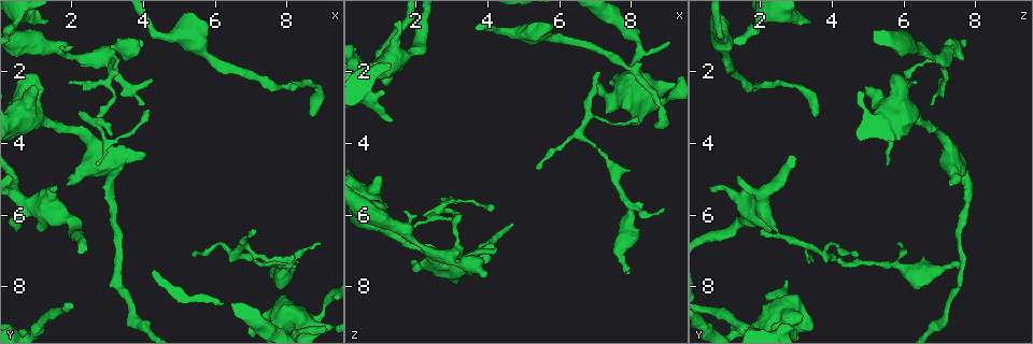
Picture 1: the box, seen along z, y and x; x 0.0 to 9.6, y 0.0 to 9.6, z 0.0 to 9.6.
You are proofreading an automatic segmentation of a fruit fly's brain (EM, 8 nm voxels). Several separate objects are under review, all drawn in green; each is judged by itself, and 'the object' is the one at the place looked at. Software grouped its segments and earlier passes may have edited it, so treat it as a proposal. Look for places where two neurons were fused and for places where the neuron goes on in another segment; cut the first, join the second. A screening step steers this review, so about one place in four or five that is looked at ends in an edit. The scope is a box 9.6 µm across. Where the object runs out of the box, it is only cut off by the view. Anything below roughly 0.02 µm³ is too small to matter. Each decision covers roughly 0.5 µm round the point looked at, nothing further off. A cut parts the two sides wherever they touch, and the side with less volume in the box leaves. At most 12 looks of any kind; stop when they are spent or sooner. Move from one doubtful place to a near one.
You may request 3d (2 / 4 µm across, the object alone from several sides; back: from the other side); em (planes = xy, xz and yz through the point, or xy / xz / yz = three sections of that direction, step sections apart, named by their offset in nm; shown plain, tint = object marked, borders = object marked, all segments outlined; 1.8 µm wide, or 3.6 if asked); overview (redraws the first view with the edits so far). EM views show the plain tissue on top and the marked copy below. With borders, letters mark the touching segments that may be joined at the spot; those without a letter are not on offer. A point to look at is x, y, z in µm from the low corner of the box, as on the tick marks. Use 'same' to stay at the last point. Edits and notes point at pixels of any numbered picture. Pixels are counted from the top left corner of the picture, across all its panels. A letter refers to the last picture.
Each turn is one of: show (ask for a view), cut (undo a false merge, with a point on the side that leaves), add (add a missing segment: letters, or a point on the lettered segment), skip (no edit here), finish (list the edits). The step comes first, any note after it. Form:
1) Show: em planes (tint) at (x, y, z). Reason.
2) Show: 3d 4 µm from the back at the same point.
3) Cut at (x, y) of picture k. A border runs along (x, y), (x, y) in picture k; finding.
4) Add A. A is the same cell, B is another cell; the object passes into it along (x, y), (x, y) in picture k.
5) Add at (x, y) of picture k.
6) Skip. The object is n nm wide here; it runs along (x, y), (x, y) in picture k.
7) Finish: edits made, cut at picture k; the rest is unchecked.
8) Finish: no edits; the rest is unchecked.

Show: 3d 2 µm at (4.05, 4.25, 7.15). Free end.

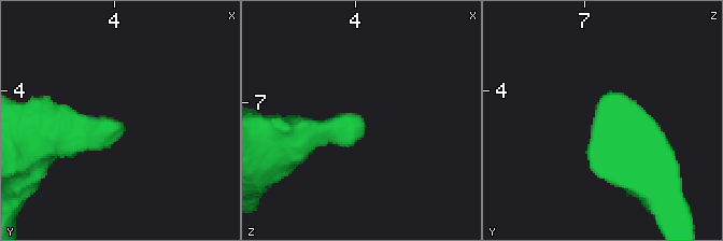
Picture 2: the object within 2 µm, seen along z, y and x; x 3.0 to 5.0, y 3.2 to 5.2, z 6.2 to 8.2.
Show: em xz step 16 (tint) at (4.04, 4.26, 7.16). Now the EM.

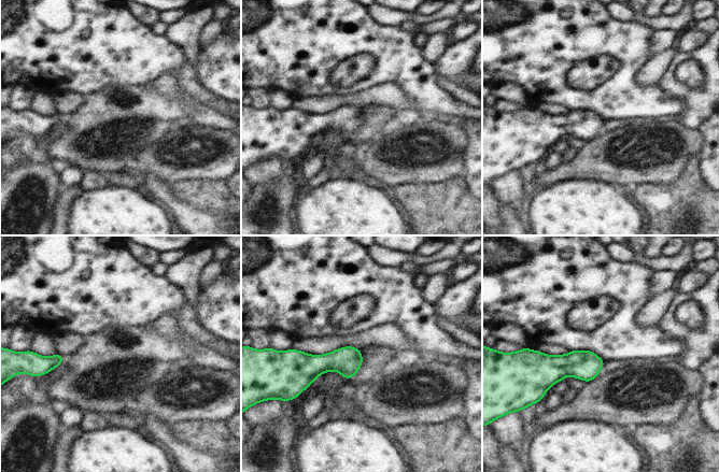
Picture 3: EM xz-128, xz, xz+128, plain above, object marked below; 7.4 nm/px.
Show: em xy step 8 (borders) at the same point. Cut it another way.

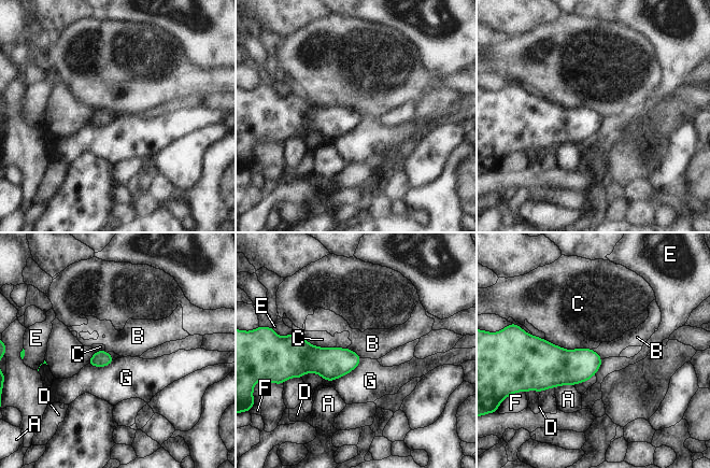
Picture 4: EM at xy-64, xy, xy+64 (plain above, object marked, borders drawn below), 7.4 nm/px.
Skip. A, B, C, D, E, F and G are other cells; no lettered segment goes on from it.

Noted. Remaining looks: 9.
Show: 3d 2 µm at (2.20, 3.10, 6.05). An open end.

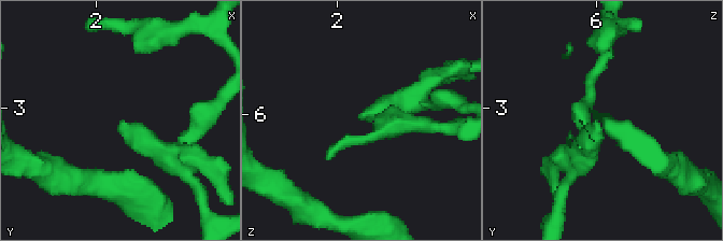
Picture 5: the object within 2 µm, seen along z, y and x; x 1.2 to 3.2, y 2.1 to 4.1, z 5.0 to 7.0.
Show: em yz step 4 (tint) at (2.20, 3.12, 6.02).

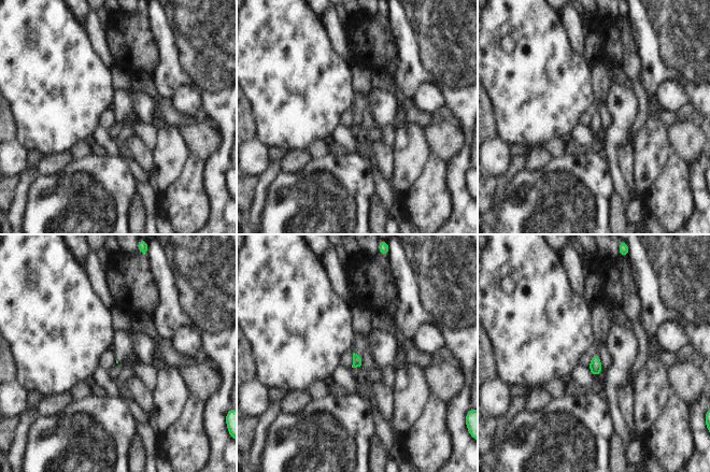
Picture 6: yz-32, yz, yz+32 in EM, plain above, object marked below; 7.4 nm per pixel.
Show: em planes (borders) at the same point. Another direction.

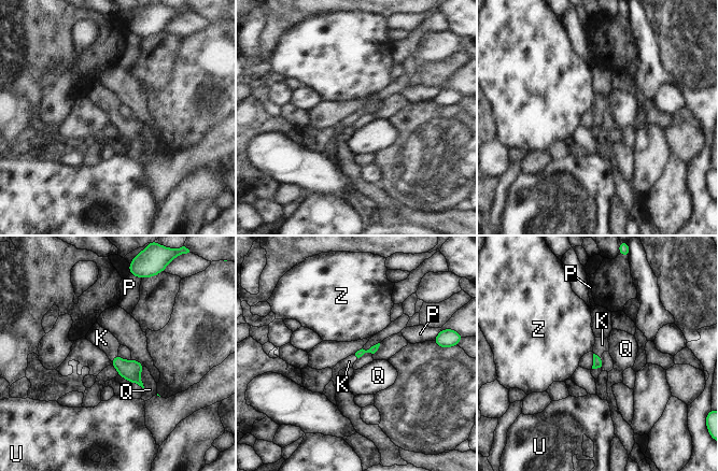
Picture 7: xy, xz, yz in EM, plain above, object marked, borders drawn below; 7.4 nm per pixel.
Add K. The longest contact is with Q, 180 nm; K is the same cell, P, Q, U and Z are other cells; the object passes into it along (130, 370), (113, 358), (101, 338) in picture 7; the neuron continues.

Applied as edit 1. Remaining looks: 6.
Show: em xy step 16 (tint) at (1.55, 5.25, 0.60). Branch stops here.

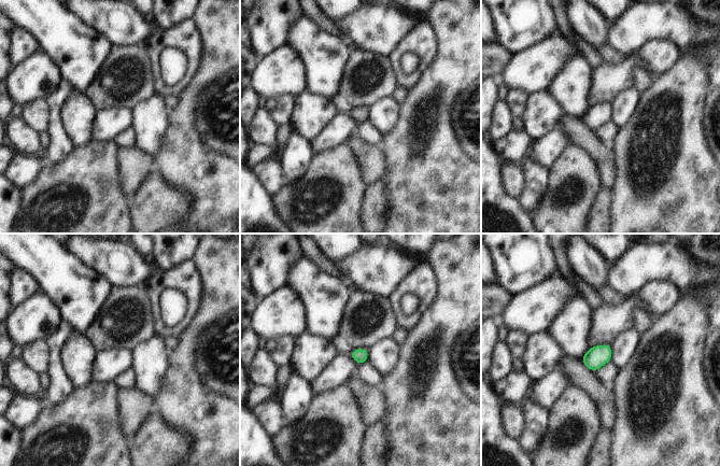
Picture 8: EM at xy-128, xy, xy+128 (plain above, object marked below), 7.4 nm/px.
Show: em planes (borders) at the same point. Cut it another way.

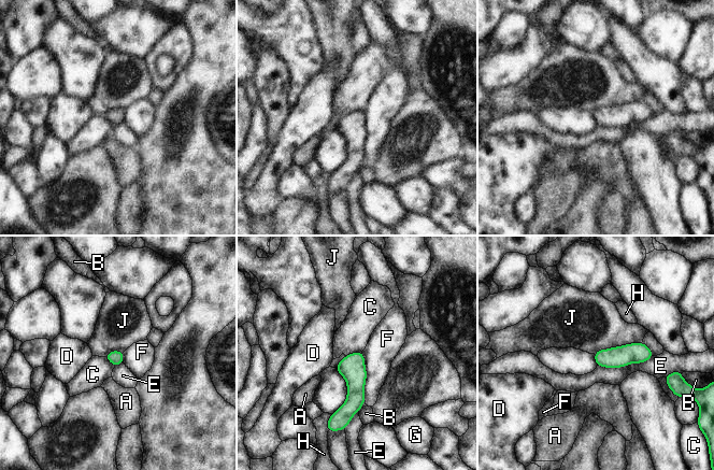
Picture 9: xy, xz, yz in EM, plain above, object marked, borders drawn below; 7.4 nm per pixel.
Skip. The object is 110 nm wide here; A, B, C, D, E, F, G, H and J are other cells; none of them fits.

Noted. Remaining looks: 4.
Show: em xy step 8 (tint) at (7.05, 6.60, 1.95). Free end.

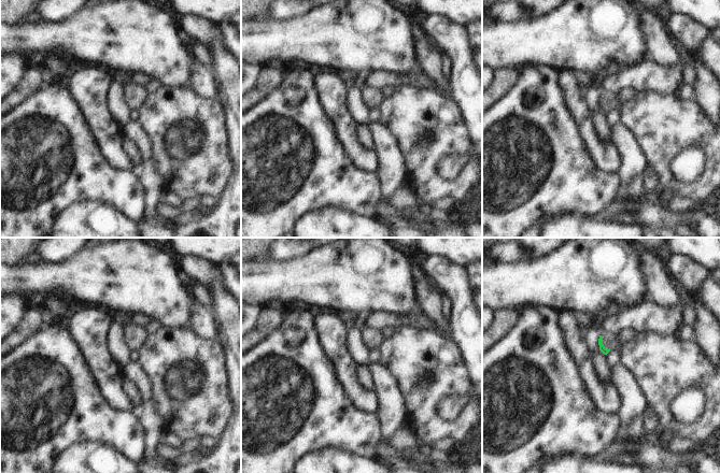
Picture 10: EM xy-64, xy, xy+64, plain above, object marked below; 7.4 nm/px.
Show: em planes (borders) at the same point.

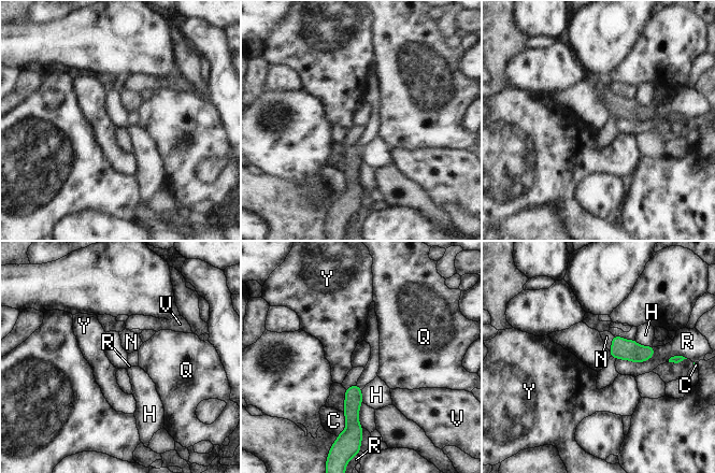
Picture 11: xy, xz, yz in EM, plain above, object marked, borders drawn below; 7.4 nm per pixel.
Add N. The longest contact is with R, 300 nm; N is the same cell, C, H, Q, R, V and Y are other cells; the object passes into it along (621, 348), (612, 343), (606, 337) in picture 11; it goes on there.

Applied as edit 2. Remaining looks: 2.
Finish: edits made, add at picture 7, add at picture 11; the rest is unchecked.

